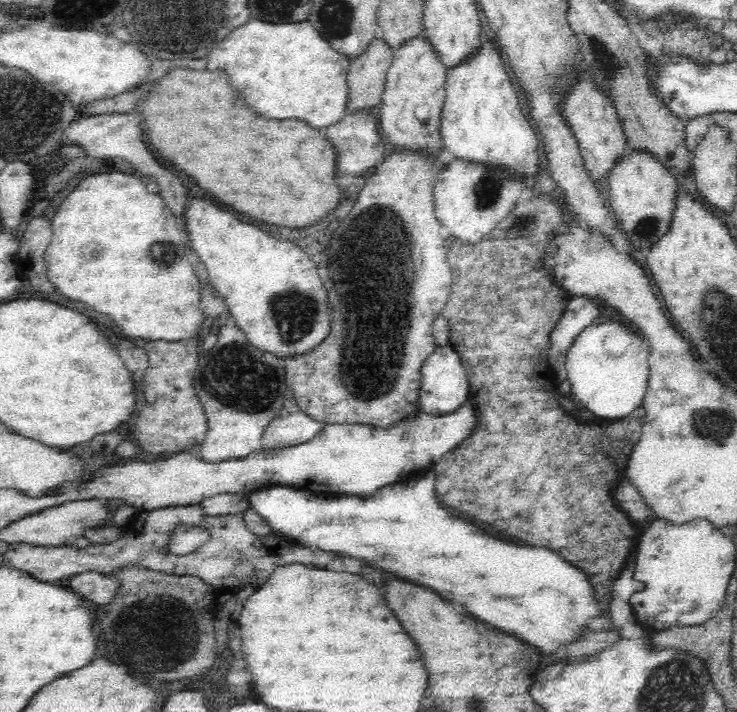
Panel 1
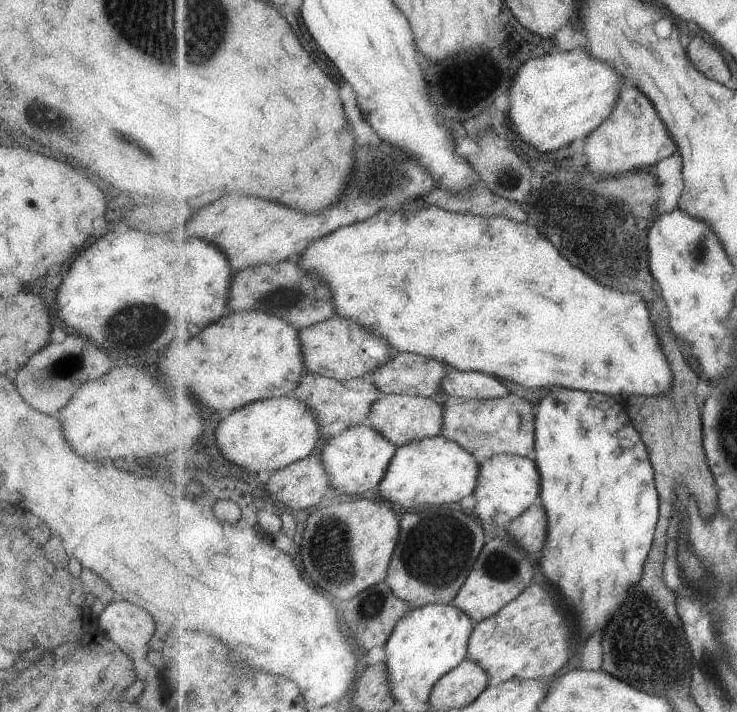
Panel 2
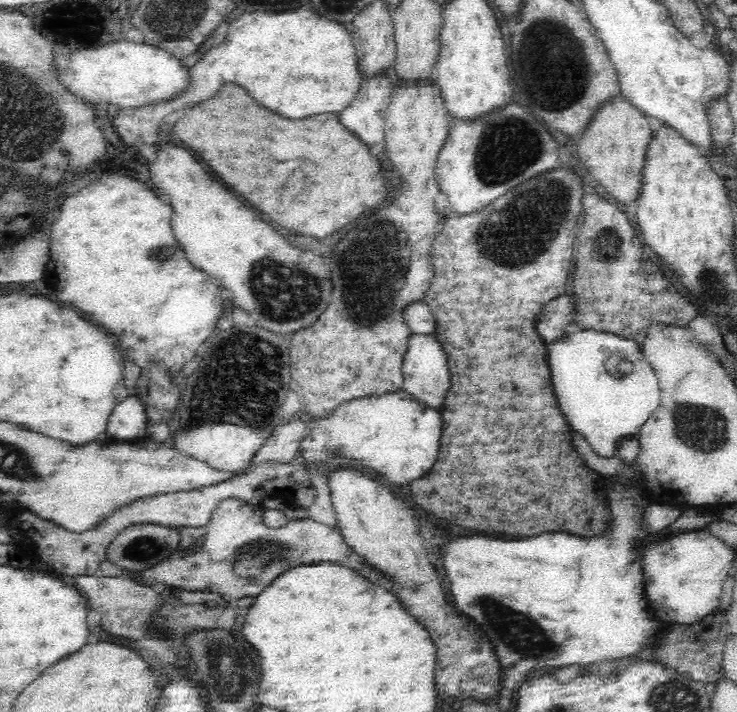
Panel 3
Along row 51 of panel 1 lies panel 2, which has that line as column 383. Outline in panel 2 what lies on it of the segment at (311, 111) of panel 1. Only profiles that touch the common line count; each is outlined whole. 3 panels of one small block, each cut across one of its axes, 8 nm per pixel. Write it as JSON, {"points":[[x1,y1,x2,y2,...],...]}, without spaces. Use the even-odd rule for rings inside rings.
{"points":[[425,205,415,212,387,212,381,210,375,216,357,222,351,226,341,227,329,236,317,238,301,256,299,268,305,272,313,272,324,278,327,286,333,290,333,300,338,306,338,315,349,318,365,326,369,332,386,336,391,348,397,352,417,353,429,358,446,362,452,369,459,371,481,371,495,374,511,382,516,382,527,388,543,388,543,386,565,386,566,389,597,392,609,396,622,395,623,399,631,396,665,396,673,388,673,370,663,345,651,312,645,298,637,292,619,292,615,288,607,288,585,274,581,268,573,266,567,258,559,254,559,250,539,234,529,222,515,222,505,217,484,217,469,213,455,213,438,206]]}

